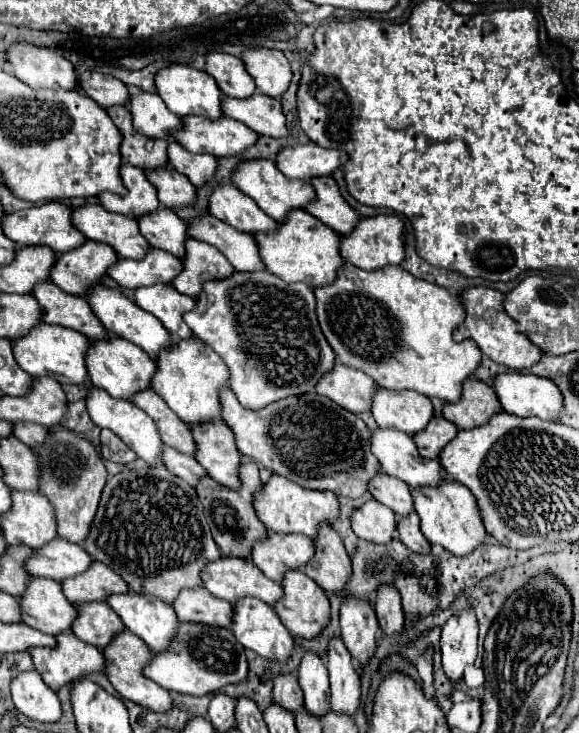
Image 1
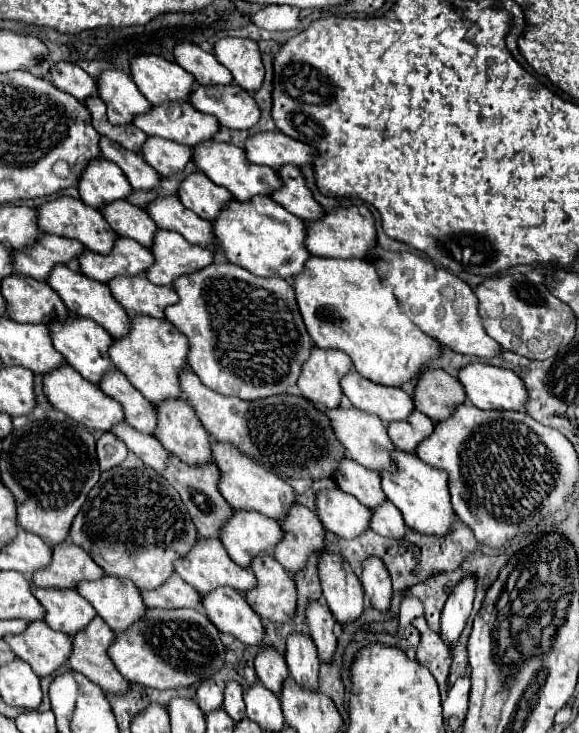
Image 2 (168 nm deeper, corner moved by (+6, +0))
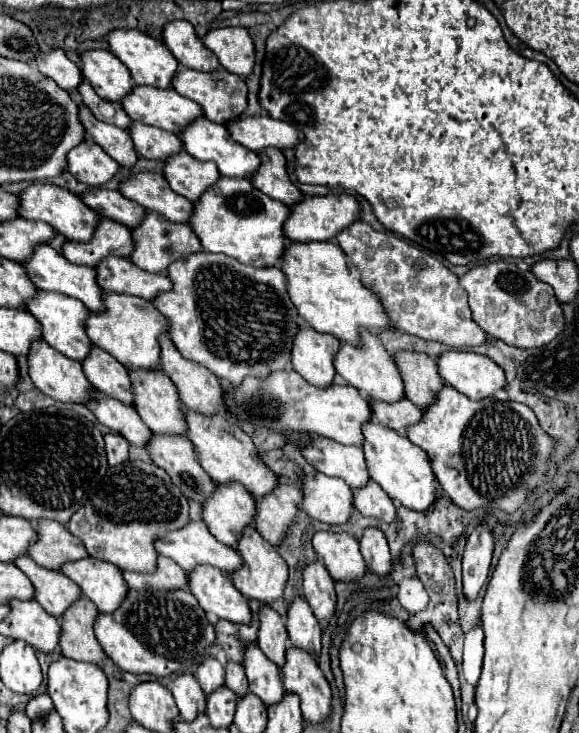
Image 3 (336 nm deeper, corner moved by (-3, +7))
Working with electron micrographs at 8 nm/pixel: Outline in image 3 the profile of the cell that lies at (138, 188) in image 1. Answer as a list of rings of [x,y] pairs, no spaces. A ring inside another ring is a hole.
[[[84,138],[84,142],[66,154],[66,170],[78,182],[84,182],[88,186],[106,184],[118,172],[118,168],[118,162],[100,150],[92,138]]]

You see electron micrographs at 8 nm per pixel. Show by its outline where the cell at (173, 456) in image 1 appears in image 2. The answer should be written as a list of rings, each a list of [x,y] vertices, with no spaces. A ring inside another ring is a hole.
[[[119,423],[111,433],[119,435],[121,441],[127,445],[127,449],[133,451],[137,457],[141,457],[147,467],[151,467],[159,473],[163,473],[167,469],[171,453],[167,449],[163,449],[163,445],[155,437],[143,435],[127,423]]]

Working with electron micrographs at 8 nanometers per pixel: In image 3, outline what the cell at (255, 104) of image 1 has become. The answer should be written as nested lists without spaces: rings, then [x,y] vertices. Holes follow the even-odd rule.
[[[178,68],[178,72],[174,74],[172,78],[172,88],[194,100],[196,104],[200,104],[200,108],[204,110],[204,116],[212,122],[224,122],[224,120],[232,120],[232,118],[238,118],[244,110],[246,110],[246,94],[248,94],[248,88],[244,84],[244,80],[224,68],[218,68],[214,72],[198,72],[198,70],[190,70],[190,68]]]

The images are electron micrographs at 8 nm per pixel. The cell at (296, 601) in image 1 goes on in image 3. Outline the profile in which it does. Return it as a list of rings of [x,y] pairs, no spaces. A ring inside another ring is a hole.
[[[246,526],[242,530],[242,536],[238,540],[236,552],[242,558],[242,566],[238,570],[234,570],[230,574],[232,584],[236,586],[236,590],[244,596],[244,598],[254,598],[262,604],[272,604],[274,600],[278,600],[284,592],[286,586],[286,576],[288,576],[288,566],[286,562],[280,558],[280,554],[276,554],[276,548],[272,544],[268,544],[254,526]]]

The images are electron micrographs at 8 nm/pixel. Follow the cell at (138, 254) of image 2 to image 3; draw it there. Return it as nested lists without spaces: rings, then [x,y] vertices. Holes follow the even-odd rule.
[[[100,218],[90,242],[64,242],[62,256],[74,264],[96,266],[106,256],[128,258],[132,252],[132,238],[128,234],[130,228],[114,222],[110,218]]]

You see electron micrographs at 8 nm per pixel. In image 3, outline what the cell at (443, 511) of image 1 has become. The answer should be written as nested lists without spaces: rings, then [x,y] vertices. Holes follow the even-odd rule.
[[[368,420],[362,426],[364,434],[364,458],[366,458],[366,468],[368,474],[374,482],[380,484],[380,488],[392,498],[398,500],[402,506],[410,510],[426,510],[432,506],[432,500],[436,498],[436,476],[432,474],[432,466],[428,464],[428,456],[418,450],[408,438],[400,436],[398,432],[390,430],[388,426],[378,424],[376,420]]]

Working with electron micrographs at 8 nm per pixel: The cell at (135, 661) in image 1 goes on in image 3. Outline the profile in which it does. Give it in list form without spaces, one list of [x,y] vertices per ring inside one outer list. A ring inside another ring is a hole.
[[[80,598],[68,606],[68,610],[62,614],[60,624],[60,650],[64,656],[92,664],[100,664],[106,658],[92,630],[96,614],[98,610],[92,606],[92,602],[88,602],[88,598]]]

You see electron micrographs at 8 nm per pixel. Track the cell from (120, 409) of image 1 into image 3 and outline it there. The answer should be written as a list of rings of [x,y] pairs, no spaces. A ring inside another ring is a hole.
[[[40,340],[30,346],[28,374],[38,390],[60,402],[80,404],[84,402],[84,394],[92,390],[92,384],[84,380],[78,362],[64,358],[64,354]]]

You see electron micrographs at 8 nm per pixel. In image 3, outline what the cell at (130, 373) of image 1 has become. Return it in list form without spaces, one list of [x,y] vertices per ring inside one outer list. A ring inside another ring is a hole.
[[[38,290],[28,302],[24,302],[24,308],[40,322],[42,340],[48,346],[52,346],[60,354],[64,354],[72,360],[78,360],[78,362],[82,362],[86,358],[92,342],[88,342],[88,336],[84,334],[84,318],[88,318],[90,310],[82,302],[76,302],[74,298],[68,298],[64,294],[52,294],[52,292]]]

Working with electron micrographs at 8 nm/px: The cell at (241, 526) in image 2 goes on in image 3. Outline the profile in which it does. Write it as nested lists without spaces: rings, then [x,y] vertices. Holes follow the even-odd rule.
[[[240,482],[216,484],[214,492],[202,502],[202,522],[208,526],[210,534],[222,544],[234,548],[240,530],[252,524],[254,518],[254,498],[240,486]]]

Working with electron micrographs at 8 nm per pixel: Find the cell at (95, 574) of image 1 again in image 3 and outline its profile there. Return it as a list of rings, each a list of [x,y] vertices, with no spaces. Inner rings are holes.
[[[40,518],[34,530],[38,534],[38,540],[28,548],[28,556],[44,568],[58,570],[64,562],[88,556],[80,538],[68,534],[68,530],[58,522]]]

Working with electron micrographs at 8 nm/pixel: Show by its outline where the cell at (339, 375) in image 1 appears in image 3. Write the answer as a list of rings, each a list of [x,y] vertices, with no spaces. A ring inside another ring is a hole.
[[[300,324],[290,348],[292,366],[310,384],[326,388],[332,384],[332,378],[336,374],[332,358],[338,346],[340,340],[336,336],[316,332],[308,324]]]

